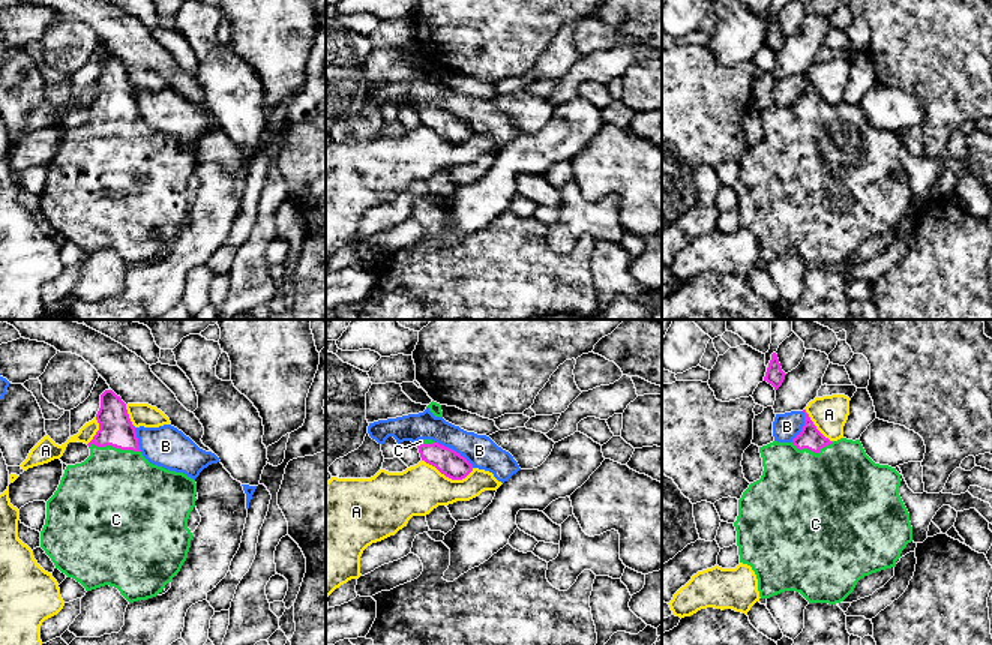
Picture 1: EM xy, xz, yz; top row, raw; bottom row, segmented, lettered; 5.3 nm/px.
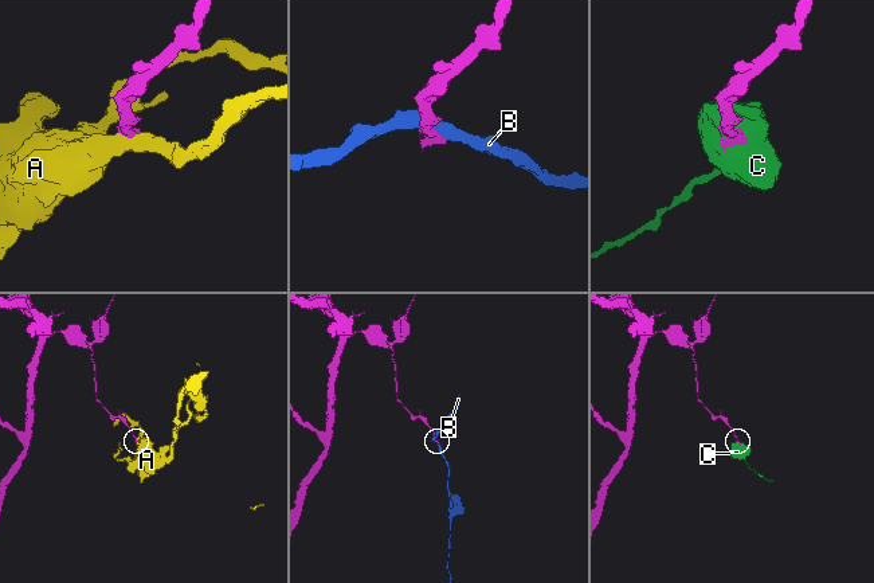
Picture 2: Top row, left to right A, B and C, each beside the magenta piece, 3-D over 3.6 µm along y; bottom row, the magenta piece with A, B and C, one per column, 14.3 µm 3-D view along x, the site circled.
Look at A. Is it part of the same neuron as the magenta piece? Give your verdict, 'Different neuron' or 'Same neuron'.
Different neuron

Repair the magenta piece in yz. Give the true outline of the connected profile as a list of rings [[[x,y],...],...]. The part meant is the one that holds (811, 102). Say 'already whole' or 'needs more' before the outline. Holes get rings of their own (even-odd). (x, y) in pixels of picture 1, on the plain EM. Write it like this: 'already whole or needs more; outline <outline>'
needs more; outline [[[806,74],[803,76],[804,90],[791,106],[773,105],[759,111],[762,140],[743,156],[734,186],[738,219],[740,226],[755,236],[761,262],[795,255],[809,267],[836,268],[843,266],[864,240],[896,231],[902,214],[912,206],[912,190],[899,159],[902,144],[896,132],[875,128],[860,104],[830,105],[816,93]]]

